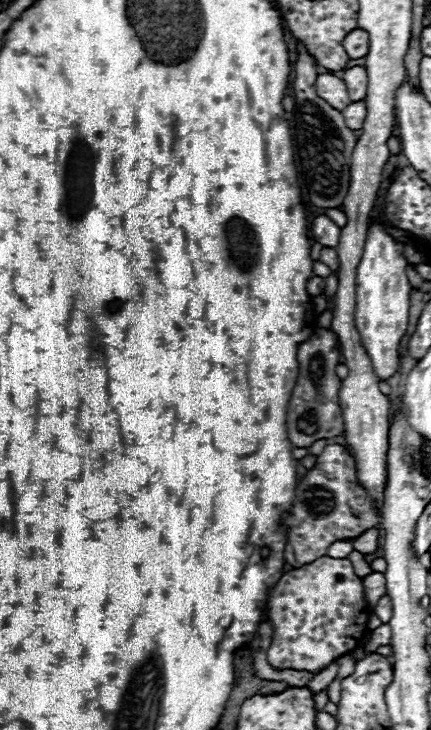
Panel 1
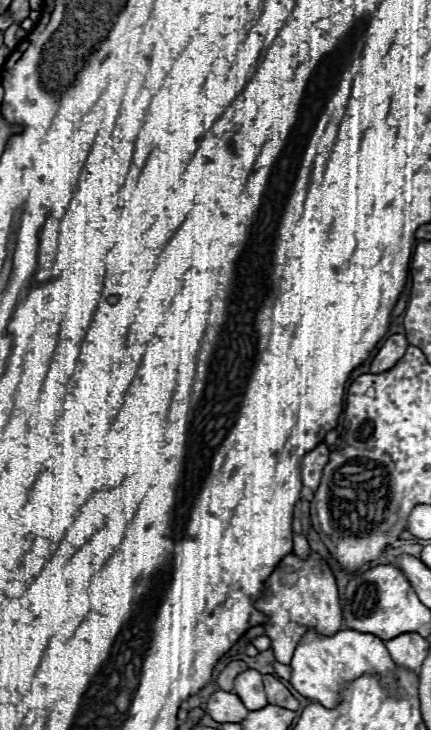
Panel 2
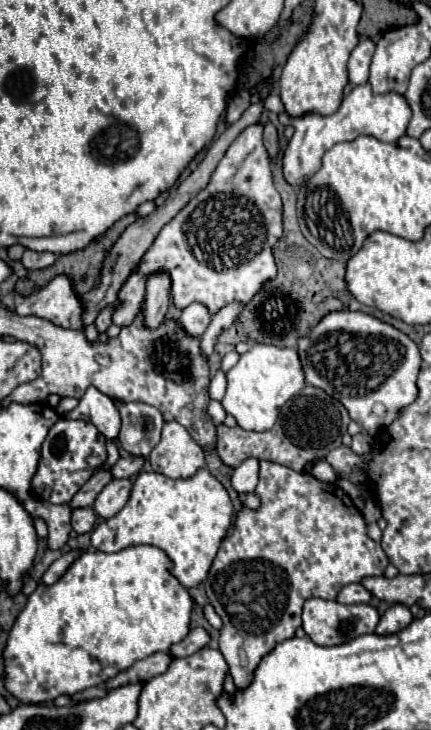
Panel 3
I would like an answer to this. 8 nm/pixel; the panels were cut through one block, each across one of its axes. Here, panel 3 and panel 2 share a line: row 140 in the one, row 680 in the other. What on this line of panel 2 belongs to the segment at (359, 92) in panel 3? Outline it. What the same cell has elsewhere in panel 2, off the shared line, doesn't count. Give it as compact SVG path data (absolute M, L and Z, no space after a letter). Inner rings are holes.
M308 630L296 650L294 650L294 658L290 662L292 674L290 674L290 684L306 698L320 702L326 708L334 708L338 702L338 694L344 686L344 682L350 682L362 674L370 674L370 672L378 672L382 676L382 684L392 684L394 676L394 662L384 646L384 642L380 638L376 638L374 634L364 634L358 630L338 630L332 636L322 636L316 630Z

